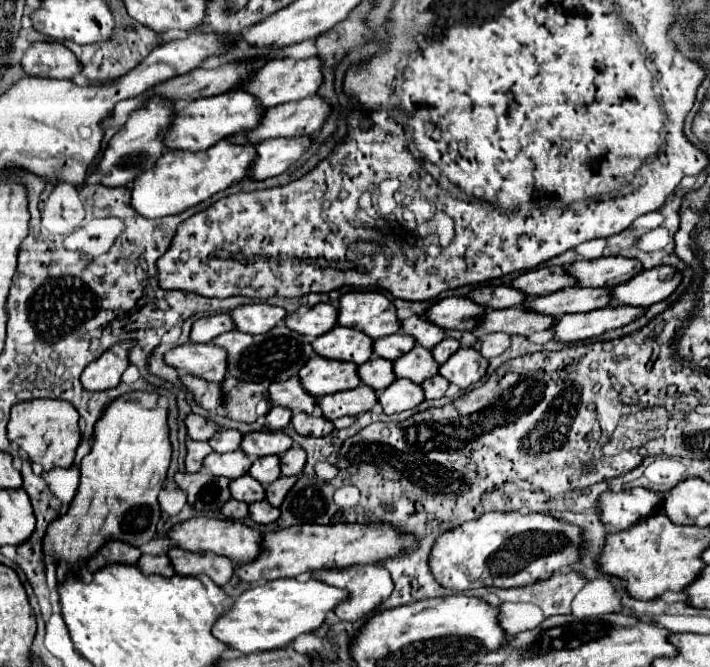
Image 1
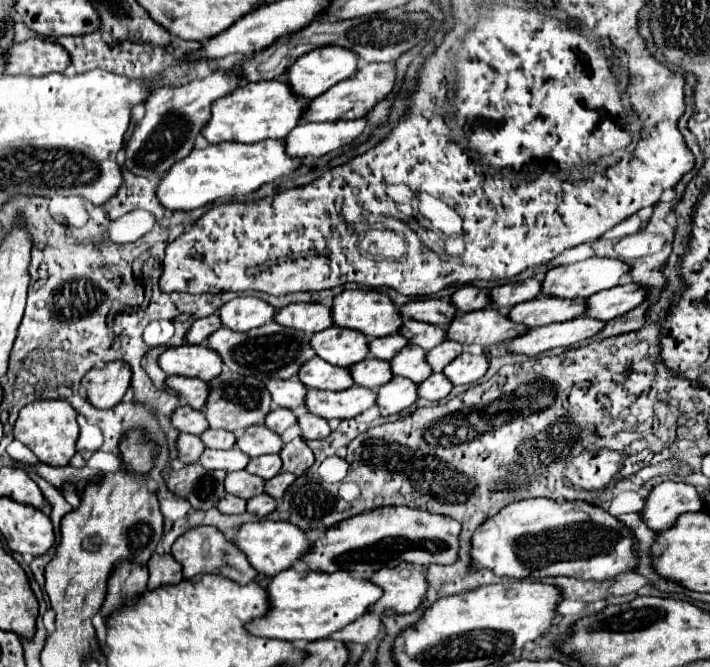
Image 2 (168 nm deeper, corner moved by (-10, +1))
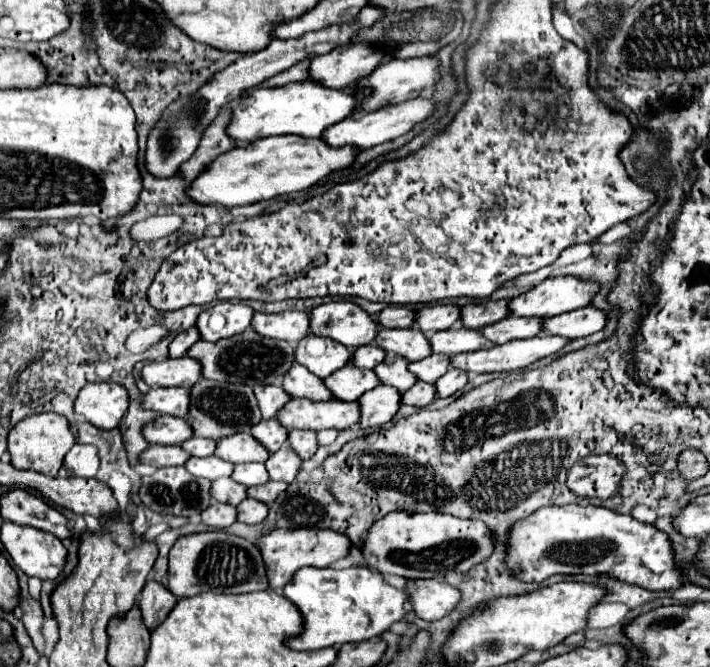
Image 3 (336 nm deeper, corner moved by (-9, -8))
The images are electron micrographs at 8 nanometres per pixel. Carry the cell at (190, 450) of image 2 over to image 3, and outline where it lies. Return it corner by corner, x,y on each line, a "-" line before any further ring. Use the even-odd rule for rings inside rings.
149,446
145,452
139,454
139,462
155,466
155,468
163,468
163,466
181,466
185,464
189,458
189,454
185,454
185,450
181,450
179,446

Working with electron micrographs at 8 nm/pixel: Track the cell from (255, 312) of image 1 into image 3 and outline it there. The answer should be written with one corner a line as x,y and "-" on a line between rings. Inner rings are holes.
217,302
199,314
195,326
201,334
201,340
217,342
219,338
241,334
251,326
251,318
253,310
241,302

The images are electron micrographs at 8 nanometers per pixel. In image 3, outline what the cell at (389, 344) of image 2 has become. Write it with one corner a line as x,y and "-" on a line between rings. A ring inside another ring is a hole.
365,344
365,346
359,346
353,354
351,354
351,364
357,366
357,368
371,368
377,366
379,362
385,360
385,352
379,348
379,346
373,346
373,344

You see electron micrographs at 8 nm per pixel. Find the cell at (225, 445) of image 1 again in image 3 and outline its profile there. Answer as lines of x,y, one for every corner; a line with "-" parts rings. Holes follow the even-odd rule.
189,438
181,444
181,448
185,452
189,452
191,456
211,456
215,446
217,446
217,442
213,442
209,438

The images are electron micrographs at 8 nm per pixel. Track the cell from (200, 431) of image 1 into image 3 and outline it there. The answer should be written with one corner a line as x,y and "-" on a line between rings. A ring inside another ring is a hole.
159,416
153,422
147,422
143,426
143,438
149,444
175,444
175,446
179,446
181,442
189,440
189,436
193,436
193,430
189,430
189,422
185,422
185,418

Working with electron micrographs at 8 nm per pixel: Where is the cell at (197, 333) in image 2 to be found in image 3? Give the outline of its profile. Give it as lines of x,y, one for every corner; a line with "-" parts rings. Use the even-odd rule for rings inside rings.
195,328
183,330
179,332
173,342
169,344
169,358
177,358
177,356
185,356
185,352
199,340
199,334

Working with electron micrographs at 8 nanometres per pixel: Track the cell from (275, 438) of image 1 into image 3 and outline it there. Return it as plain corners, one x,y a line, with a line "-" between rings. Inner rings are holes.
239,432
221,438
217,442
215,456
231,464
243,464
243,462
265,462
269,452
255,438
251,438
249,432

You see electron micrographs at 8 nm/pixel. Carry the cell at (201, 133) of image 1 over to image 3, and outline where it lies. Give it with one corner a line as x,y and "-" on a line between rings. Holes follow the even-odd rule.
317,80
291,82
281,88
257,88
251,96
241,98
239,106
233,110
227,134
237,142
253,142
267,136
297,134
303,138
321,138
321,132
329,126
353,116
357,104
371,94
369,88
345,86
345,88
325,88

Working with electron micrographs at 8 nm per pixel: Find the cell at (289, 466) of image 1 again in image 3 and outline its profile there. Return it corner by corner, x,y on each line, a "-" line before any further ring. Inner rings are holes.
285,444
267,458
265,468
271,480
281,480
281,482
291,484
301,468
301,458
297,458
297,454
289,450
289,444

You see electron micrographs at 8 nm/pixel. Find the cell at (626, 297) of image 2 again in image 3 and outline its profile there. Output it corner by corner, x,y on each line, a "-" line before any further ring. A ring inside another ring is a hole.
585,306
581,310
571,310
569,314
559,314
557,318
545,318
541,330
545,334
563,336
563,338
581,338
589,336
605,326
605,314
597,308

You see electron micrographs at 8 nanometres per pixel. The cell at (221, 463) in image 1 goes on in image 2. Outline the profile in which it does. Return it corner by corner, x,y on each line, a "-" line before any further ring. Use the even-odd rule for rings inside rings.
238,447
230,449
230,451
214,451
214,449
206,449
200,457
200,465
206,469
222,469
222,471
240,471
248,465
250,457
246,453
242,453

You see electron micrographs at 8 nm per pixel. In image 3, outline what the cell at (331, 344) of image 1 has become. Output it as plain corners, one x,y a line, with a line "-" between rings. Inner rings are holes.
307,334
295,348
295,362
305,366
319,378
327,378
333,370
349,364
349,350
331,338
317,338

